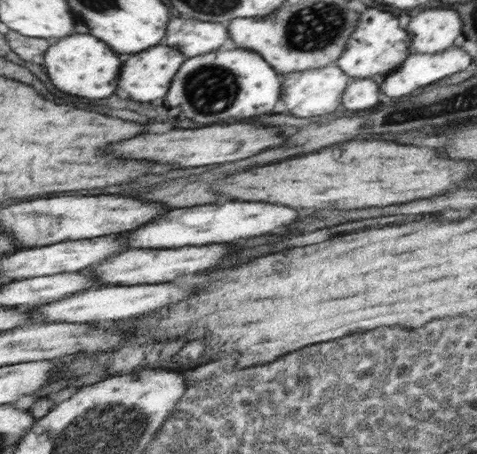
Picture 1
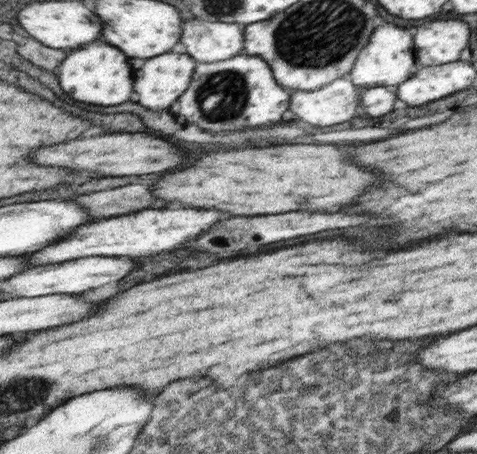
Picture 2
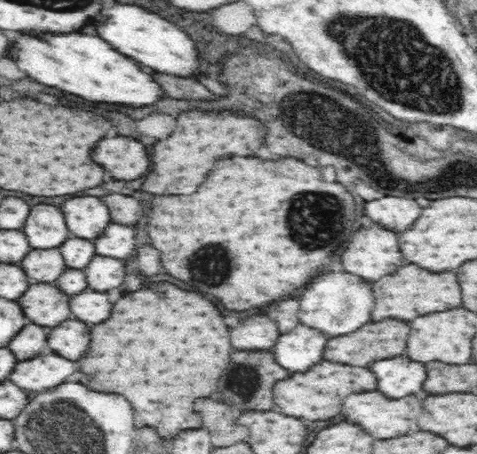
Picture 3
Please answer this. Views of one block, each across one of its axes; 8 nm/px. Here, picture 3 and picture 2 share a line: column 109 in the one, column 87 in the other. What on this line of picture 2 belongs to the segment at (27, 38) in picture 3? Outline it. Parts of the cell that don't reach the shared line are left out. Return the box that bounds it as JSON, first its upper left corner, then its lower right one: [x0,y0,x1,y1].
[60,40,134,106]

